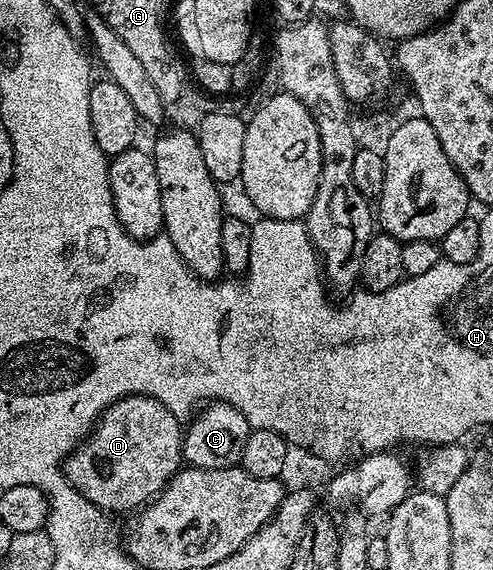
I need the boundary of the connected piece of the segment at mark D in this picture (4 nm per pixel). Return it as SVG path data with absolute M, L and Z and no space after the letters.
M128 395L102 414L93 430L63 461L65 480L106 513L136 512L156 499L181 470L183 423L149 395Z

